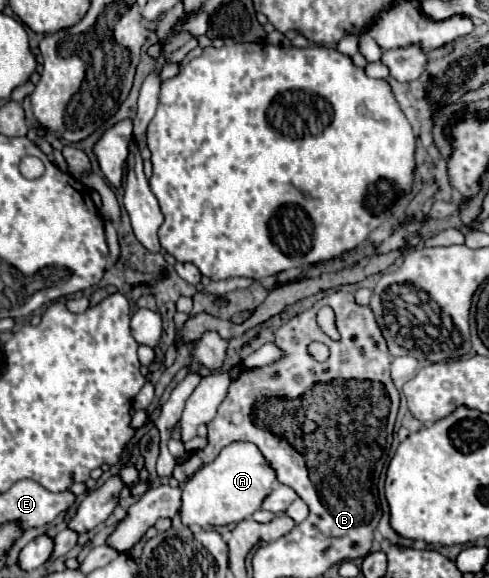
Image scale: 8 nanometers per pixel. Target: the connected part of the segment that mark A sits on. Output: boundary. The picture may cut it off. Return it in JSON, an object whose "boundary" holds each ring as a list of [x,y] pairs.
{"boundary":[[[235,441],[227,445],[215,461],[203,465],[191,481],[183,485],[183,505],[181,519],[183,525],[199,527],[219,527],[229,523],[239,523],[261,509],[263,501],[269,497],[273,483],[277,481],[275,469],[261,455],[261,451],[247,441]]]}

